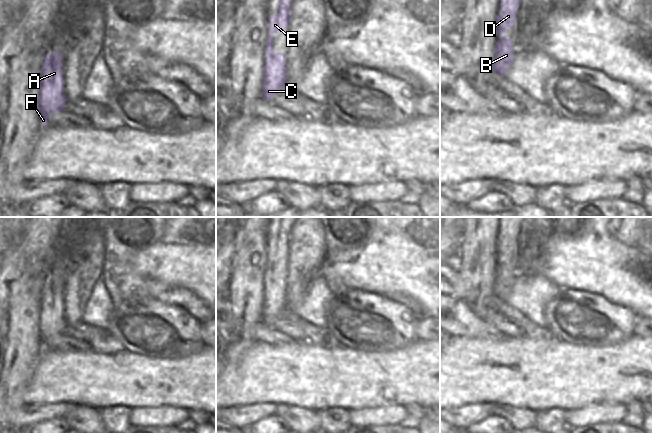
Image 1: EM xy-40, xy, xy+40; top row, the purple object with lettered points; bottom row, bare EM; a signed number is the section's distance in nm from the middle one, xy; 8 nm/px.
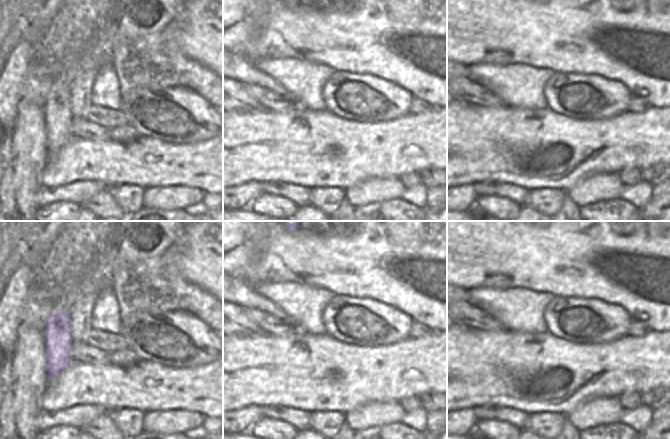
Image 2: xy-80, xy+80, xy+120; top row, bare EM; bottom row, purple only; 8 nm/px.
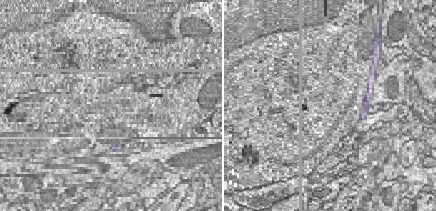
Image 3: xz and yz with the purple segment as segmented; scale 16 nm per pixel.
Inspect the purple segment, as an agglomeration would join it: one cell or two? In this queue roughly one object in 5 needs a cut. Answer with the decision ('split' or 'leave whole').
leave whole

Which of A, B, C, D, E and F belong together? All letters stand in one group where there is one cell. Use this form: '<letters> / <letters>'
A B C D E F

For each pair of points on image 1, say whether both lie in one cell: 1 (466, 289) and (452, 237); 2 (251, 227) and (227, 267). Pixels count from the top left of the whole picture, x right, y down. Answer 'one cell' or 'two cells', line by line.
1: two cells
2: two cells

